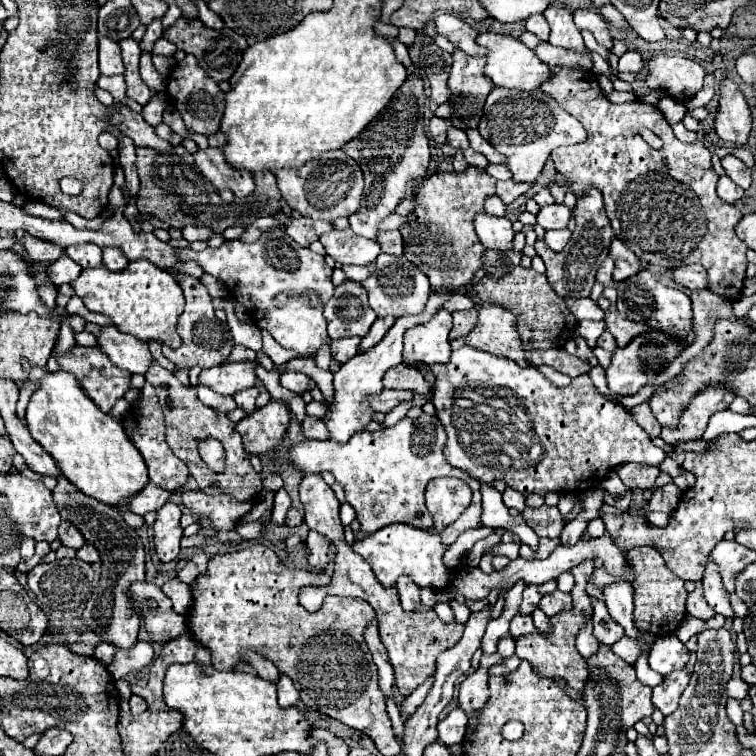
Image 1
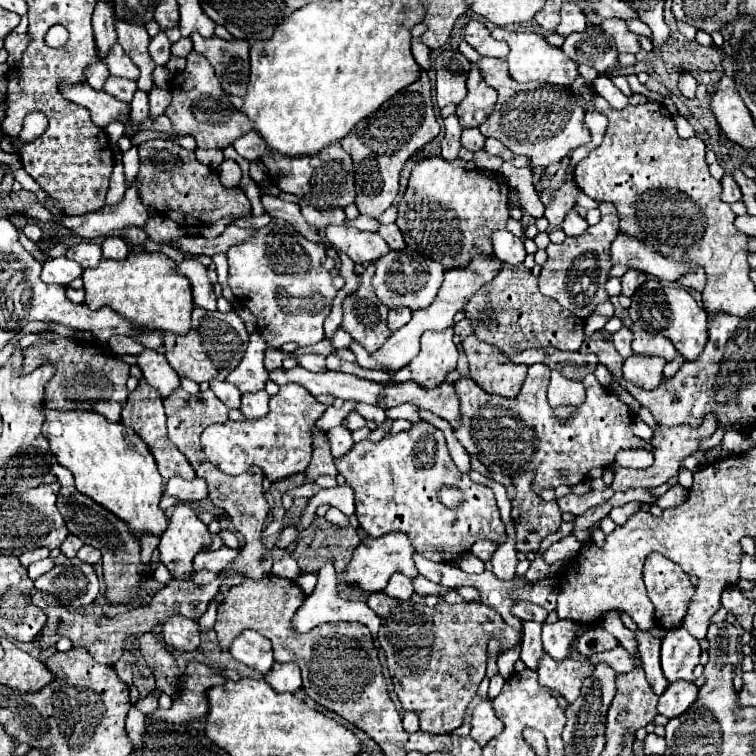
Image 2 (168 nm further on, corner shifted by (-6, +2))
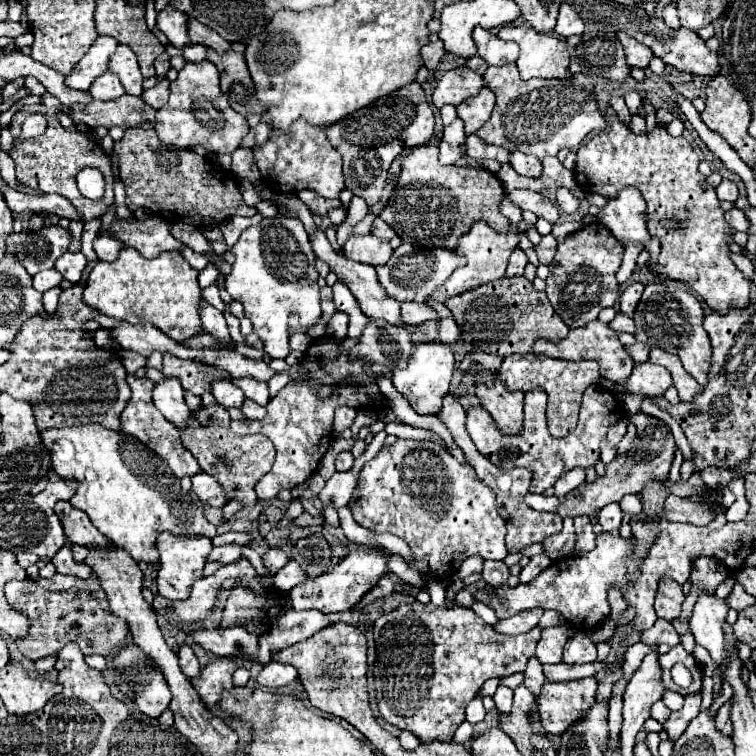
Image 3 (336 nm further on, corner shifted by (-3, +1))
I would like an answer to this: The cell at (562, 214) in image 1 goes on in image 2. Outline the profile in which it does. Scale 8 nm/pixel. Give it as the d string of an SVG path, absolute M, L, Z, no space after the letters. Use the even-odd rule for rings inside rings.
M568 181L558 189L556 197L546 205L546 211L544 211L544 217L548 219L550 227L558 227L564 221L564 215L576 205L578 193L580 189L576 187L574 181Z

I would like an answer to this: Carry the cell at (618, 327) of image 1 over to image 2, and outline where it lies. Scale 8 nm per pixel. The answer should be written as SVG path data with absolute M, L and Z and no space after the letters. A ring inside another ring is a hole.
M632 325L632 331L634 331L632 349L636 351L636 355L662 357L666 363L670 363L670 361L674 361L674 357L678 357L678 351L674 349L672 341L664 339L662 335L650 335L636 325Z

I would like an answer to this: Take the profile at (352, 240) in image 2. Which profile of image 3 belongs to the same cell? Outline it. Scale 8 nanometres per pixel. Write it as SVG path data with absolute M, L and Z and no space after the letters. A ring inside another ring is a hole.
M353 234L353 236L349 236L349 240L343 246L343 254L349 260L365 262L371 266L379 266L379 264L389 262L391 252L393 252L393 248L387 242L375 238L373 234L367 234L367 236Z

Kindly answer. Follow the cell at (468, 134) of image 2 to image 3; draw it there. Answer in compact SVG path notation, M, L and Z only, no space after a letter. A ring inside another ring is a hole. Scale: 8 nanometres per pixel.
M469 134L465 140L465 146L467 146L467 156L471 156L471 158L477 158L477 160L495 158L501 164L507 162L507 152L501 146L491 146L485 140L481 140L477 134Z

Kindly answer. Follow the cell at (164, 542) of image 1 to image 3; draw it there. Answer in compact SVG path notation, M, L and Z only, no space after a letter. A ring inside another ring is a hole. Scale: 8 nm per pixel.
M161 532L157 536L157 550L159 550L159 594L167 600L181 600L189 598L191 586L197 578L201 578L201 570L205 560L211 552L211 538L207 536L175 536L171 532Z

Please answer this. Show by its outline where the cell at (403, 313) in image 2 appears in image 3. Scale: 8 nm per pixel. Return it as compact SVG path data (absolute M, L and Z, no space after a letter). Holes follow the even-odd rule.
M403 302L401 304L401 322L405 326L413 326L415 322L425 322L435 316L437 316L435 310L429 308L427 304L417 304L417 302Z

